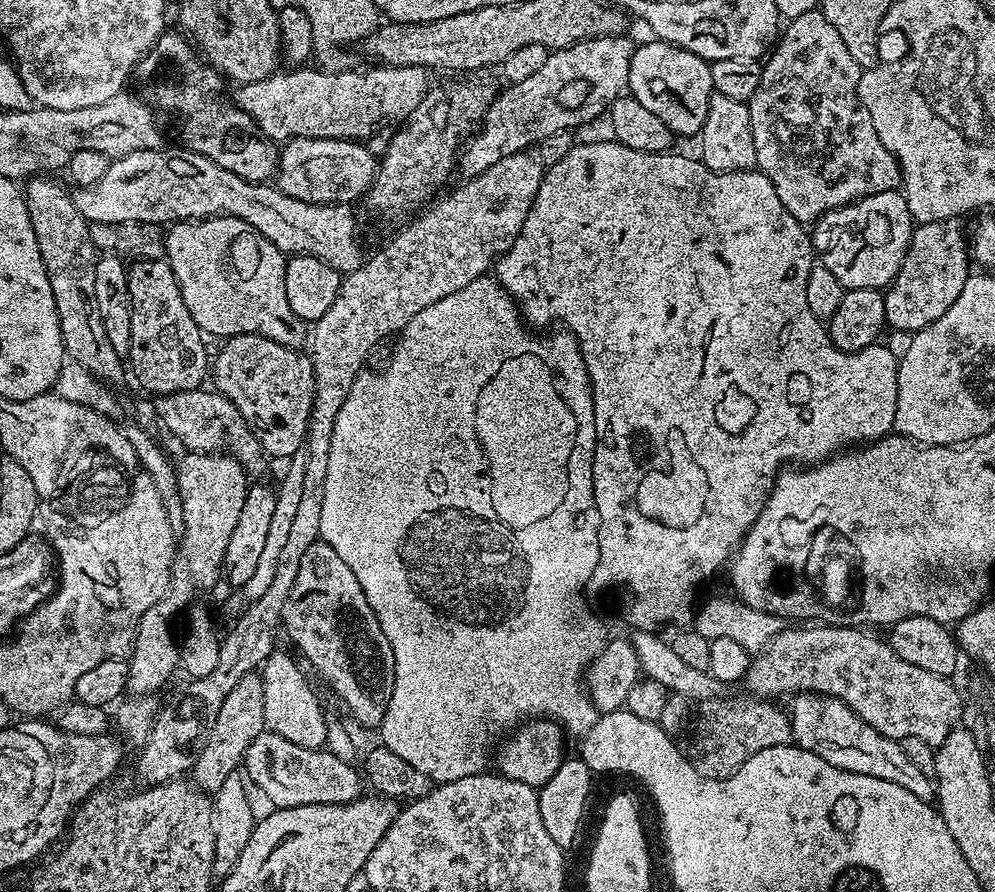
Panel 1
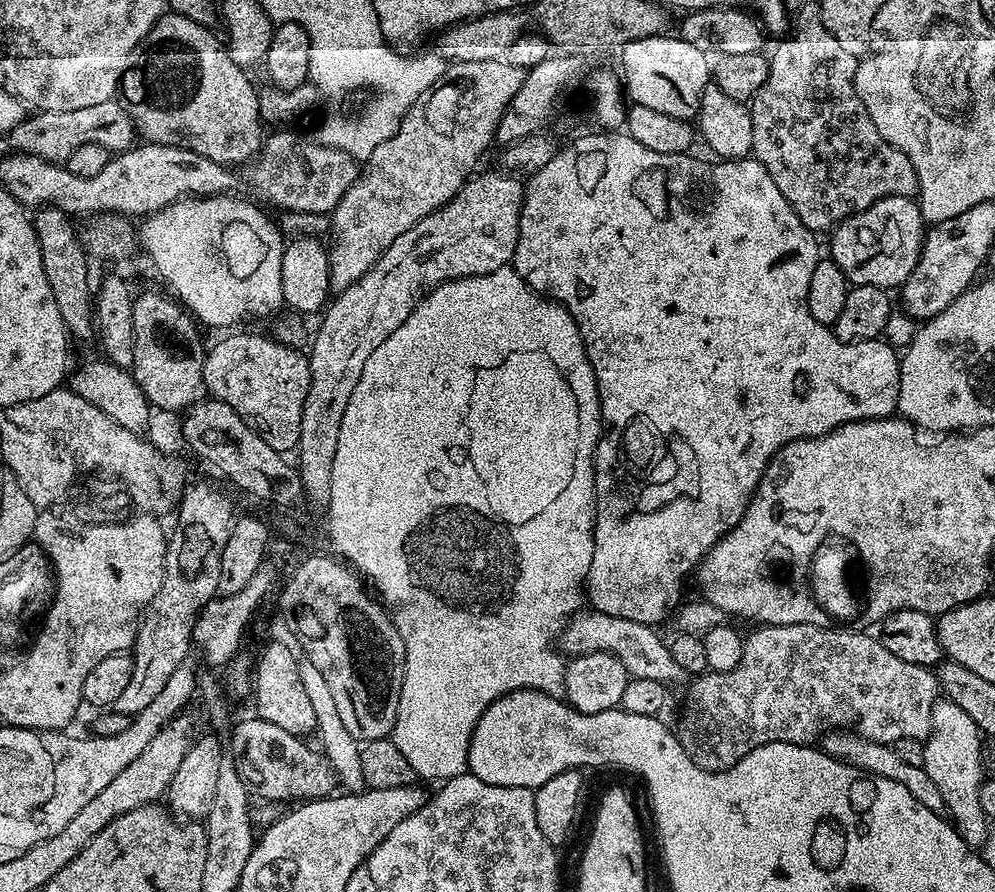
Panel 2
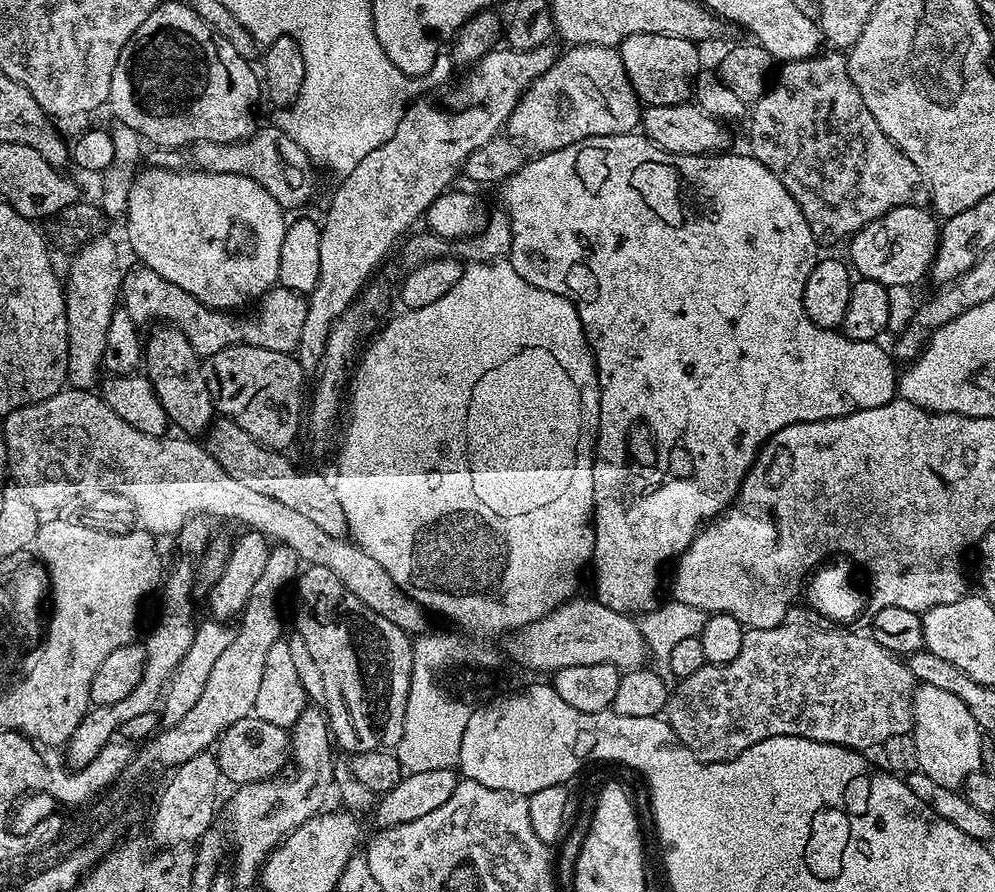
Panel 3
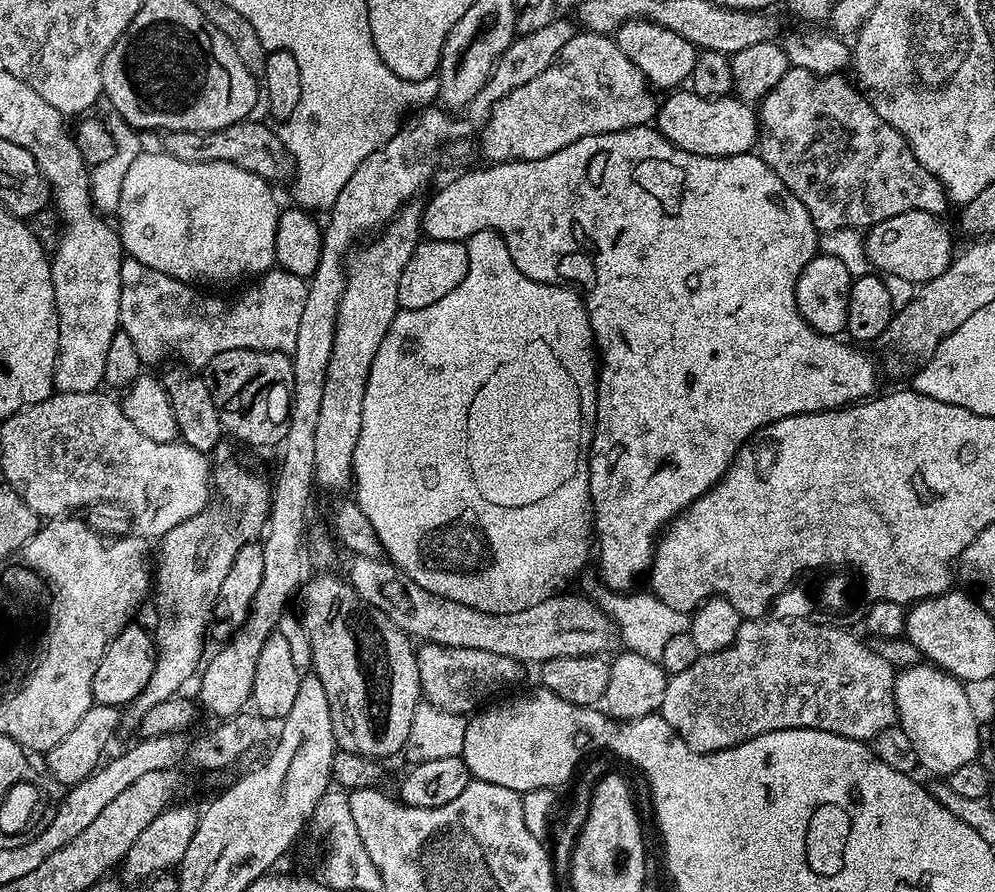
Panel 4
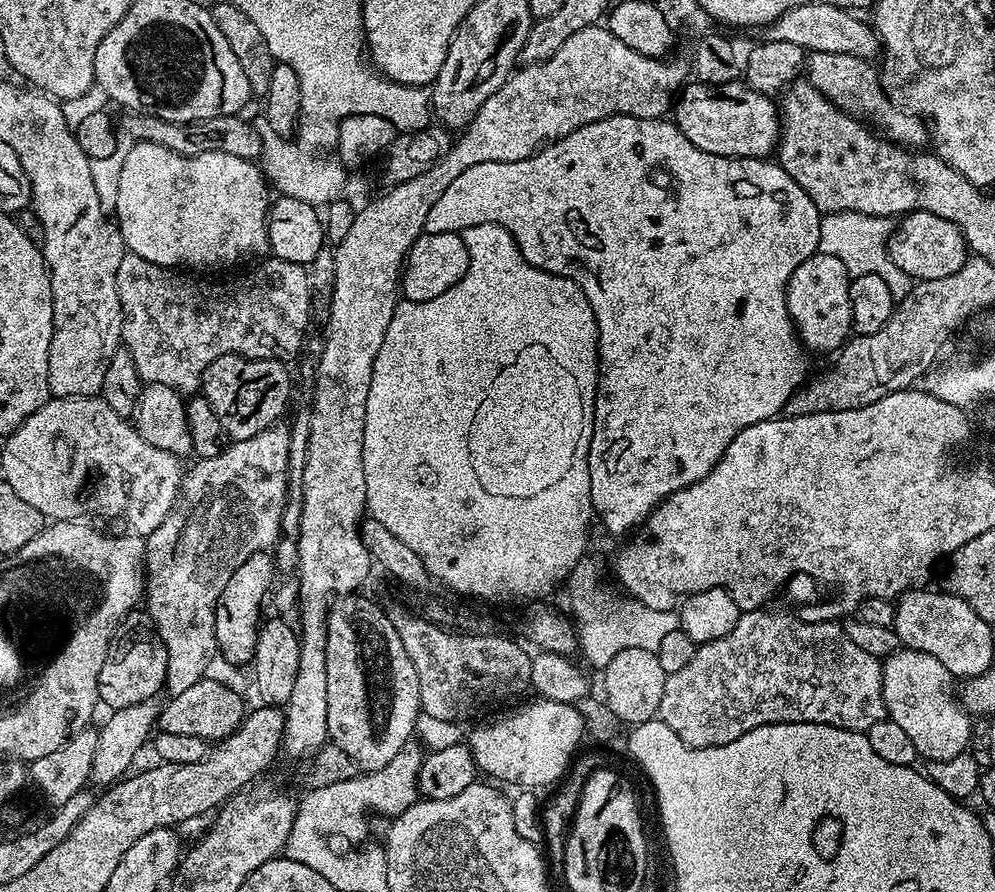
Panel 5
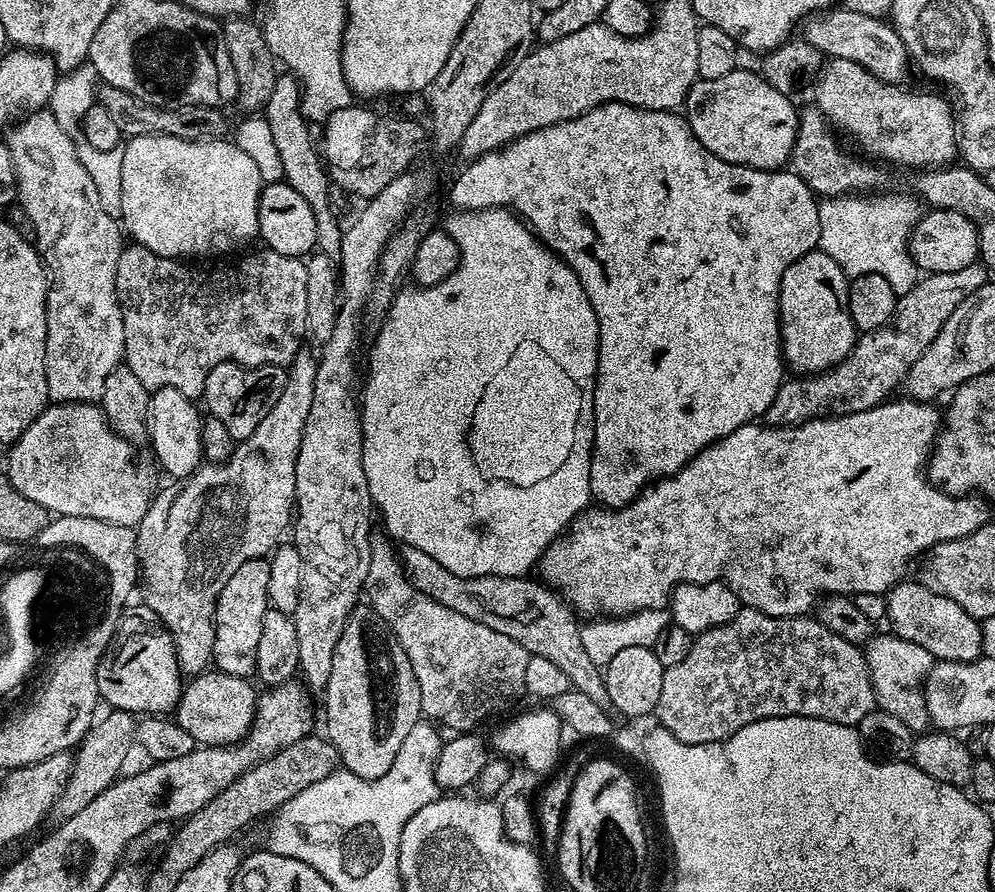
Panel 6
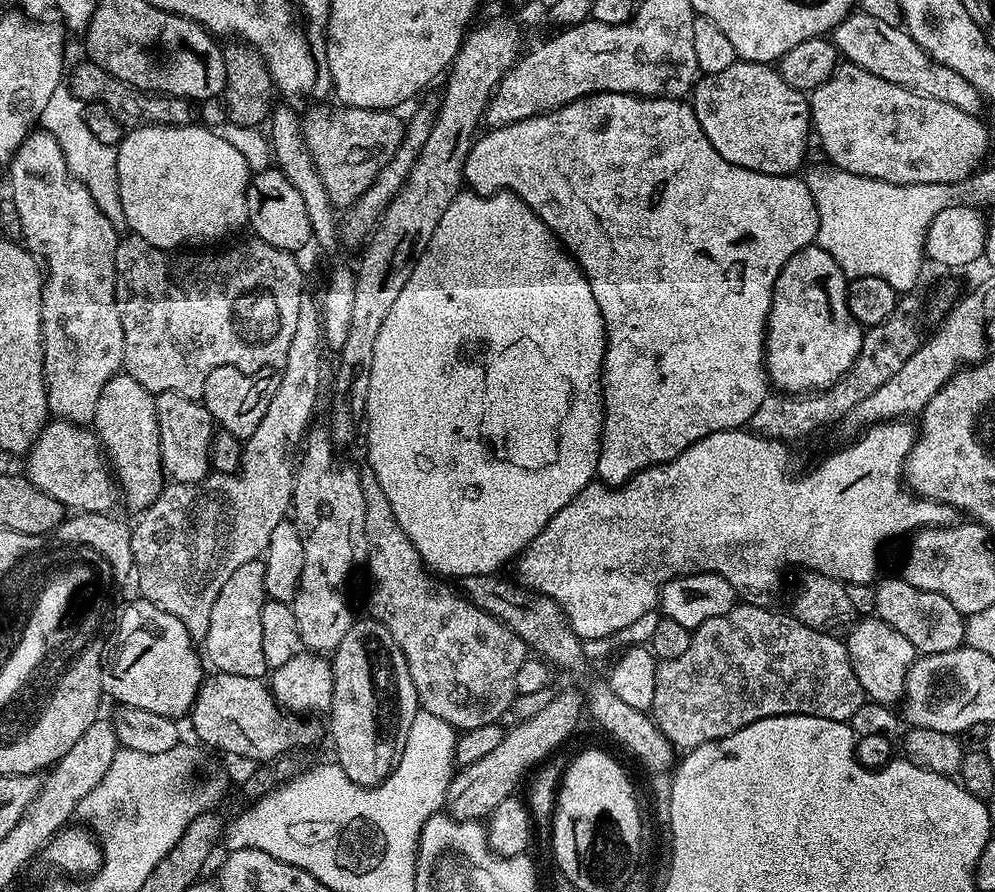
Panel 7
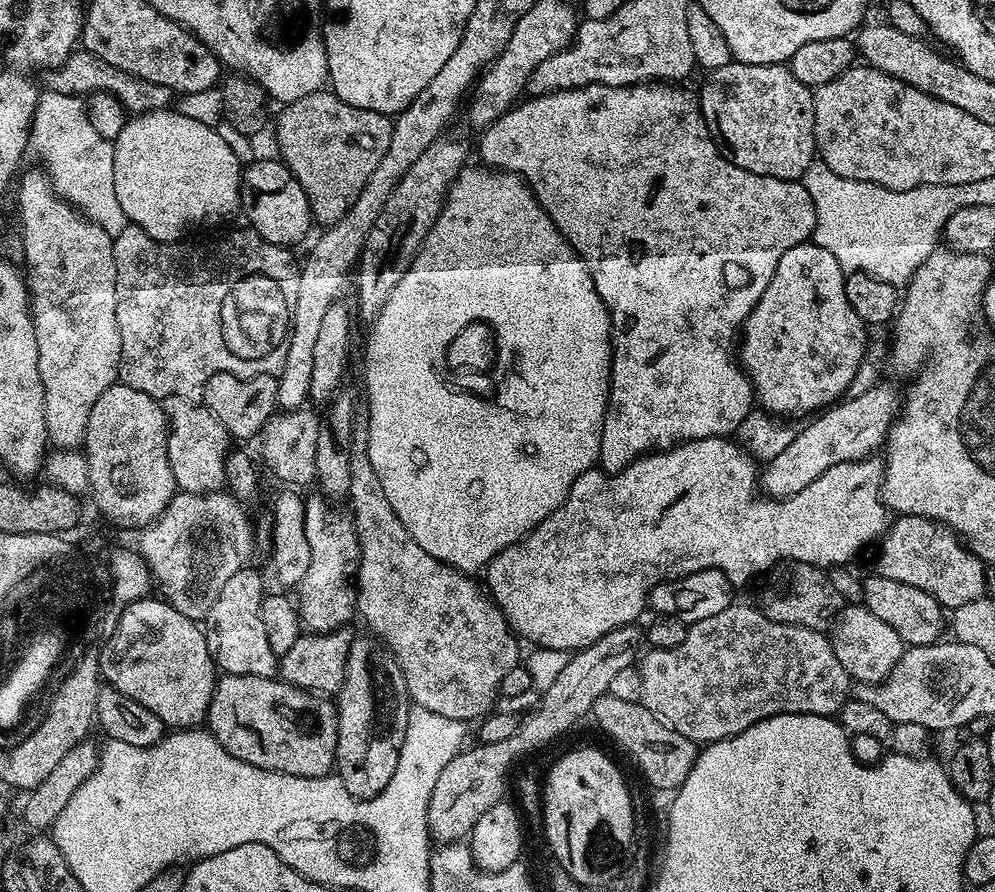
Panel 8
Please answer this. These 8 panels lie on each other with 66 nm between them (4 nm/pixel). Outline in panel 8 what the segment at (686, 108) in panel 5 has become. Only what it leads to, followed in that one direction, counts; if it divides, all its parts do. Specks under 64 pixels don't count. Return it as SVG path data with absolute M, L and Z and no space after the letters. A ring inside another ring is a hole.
M733 62L722 66L718 70L708 72L705 75L704 85L698 91L700 109L704 115L706 126L714 138L714 142L720 147L721 152L734 161L742 170L750 170L754 174L769 176L775 180L800 180L804 171L817 159L816 139L814 138L814 92L813 89L807 88L798 78L794 78L791 67L787 63L783 64L741 64Z

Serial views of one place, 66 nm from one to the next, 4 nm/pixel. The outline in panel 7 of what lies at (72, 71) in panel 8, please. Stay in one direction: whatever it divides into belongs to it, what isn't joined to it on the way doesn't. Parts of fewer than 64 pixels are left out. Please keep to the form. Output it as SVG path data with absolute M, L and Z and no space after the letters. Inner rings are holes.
M91 62L83 63L78 65L73 72L71 69L70 91L72 95L84 101L85 105L101 104L106 106L106 110L110 110L110 114L114 114L114 118L118 118L118 122L125 130L150 126L151 124L193 123L193 105L189 101L180 100L177 96L158 96L150 92L143 92L126 82L122 82L122 78L114 78L114 74L102 70L102 66Z

